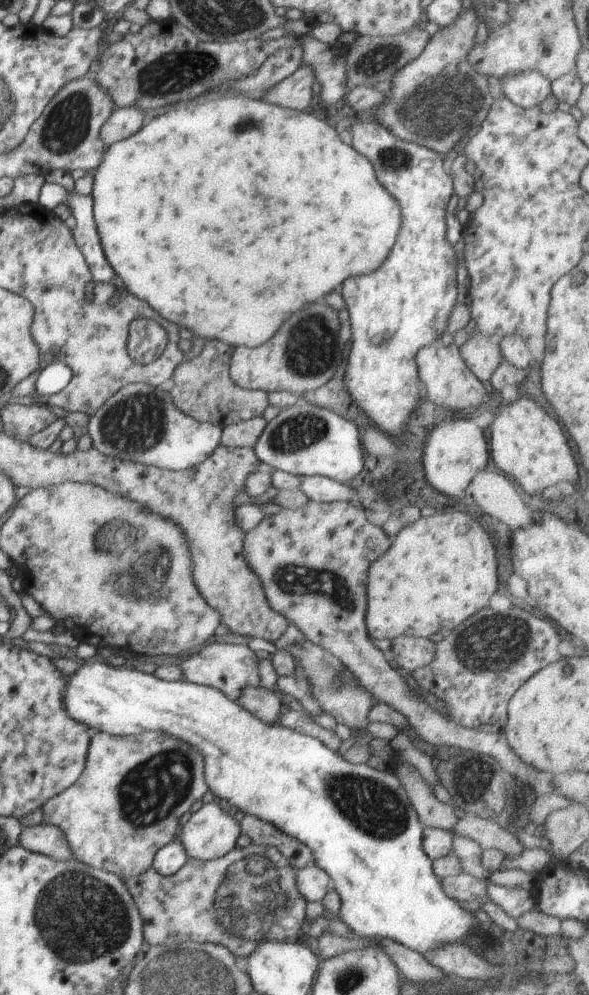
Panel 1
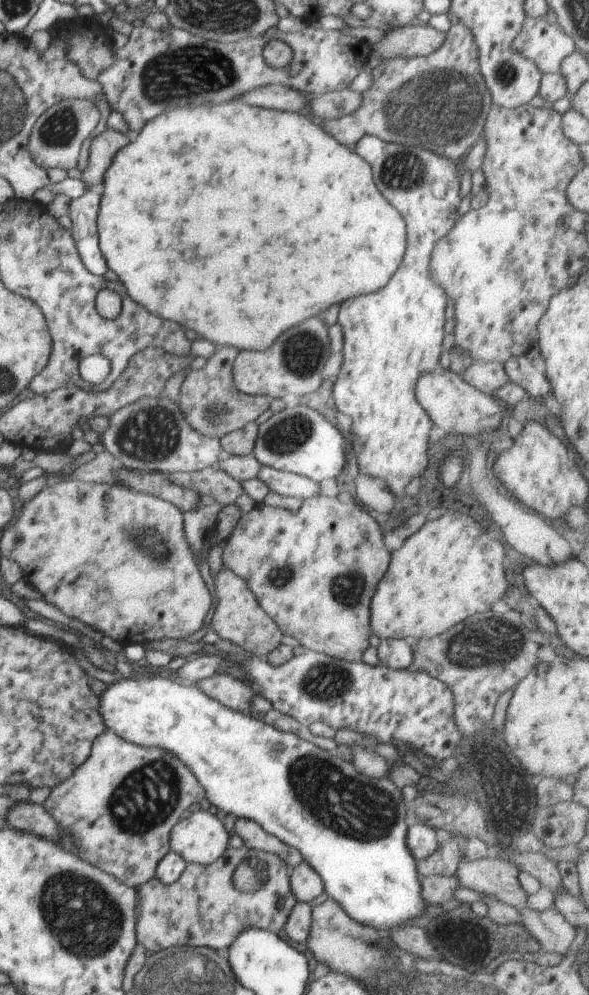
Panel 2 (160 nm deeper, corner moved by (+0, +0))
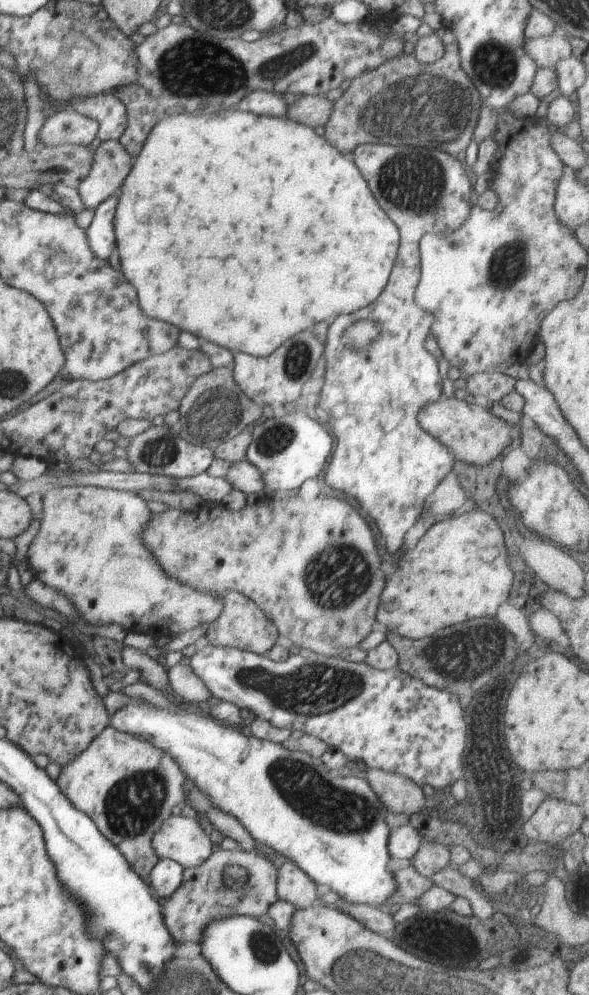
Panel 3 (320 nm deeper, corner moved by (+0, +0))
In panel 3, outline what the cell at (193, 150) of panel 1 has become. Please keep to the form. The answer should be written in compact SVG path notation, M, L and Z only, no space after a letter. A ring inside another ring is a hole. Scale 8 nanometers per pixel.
M234 107L230 112L198 116L176 113L160 120L150 130L142 150L138 152L136 161L120 186L112 224L121 272L134 286L139 308L145 316L172 324L180 331L196 334L198 338L206 338L208 342L220 344L222 348L232 350L232 354L242 352L256 357L270 356L282 342L302 330L312 328L318 322L331 324L340 314L350 314L372 304L384 290L398 254L398 230L374 200L366 180L356 168L352 153L341 154L326 141L325 136L318 135L314 128L292 118L256 116L252 112L240 112Z

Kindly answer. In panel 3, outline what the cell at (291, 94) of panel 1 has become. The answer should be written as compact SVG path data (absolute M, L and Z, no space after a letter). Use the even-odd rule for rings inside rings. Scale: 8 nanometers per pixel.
M256 90L244 96L236 108L256 116L284 117L288 114L290 101L289 97L280 92Z

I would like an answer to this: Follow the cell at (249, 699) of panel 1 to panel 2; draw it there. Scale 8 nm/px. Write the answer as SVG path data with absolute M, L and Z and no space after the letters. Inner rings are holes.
M218 673L192 684L220 704L243 713L250 713L250 700L254 694L242 680L232 675Z

